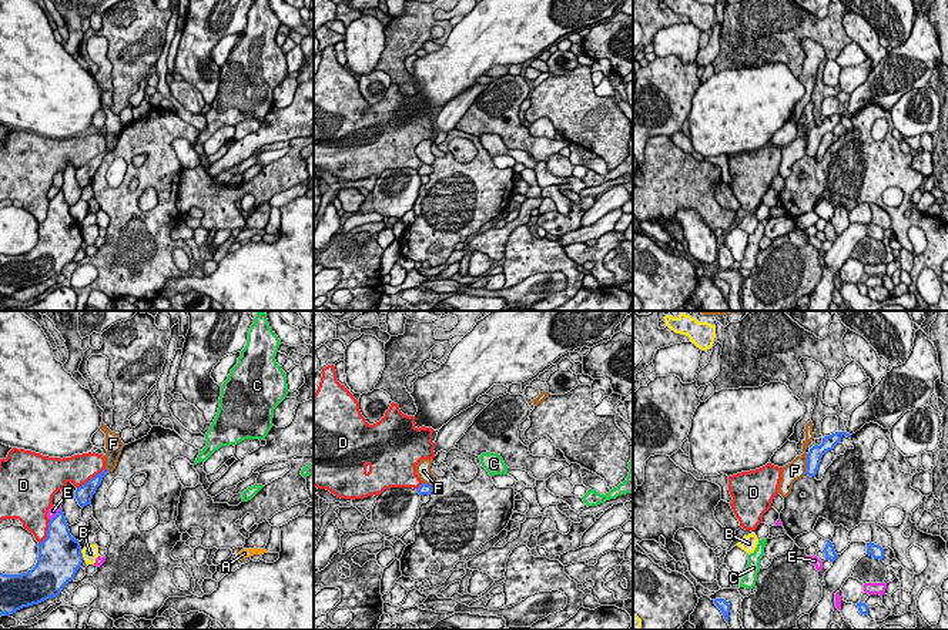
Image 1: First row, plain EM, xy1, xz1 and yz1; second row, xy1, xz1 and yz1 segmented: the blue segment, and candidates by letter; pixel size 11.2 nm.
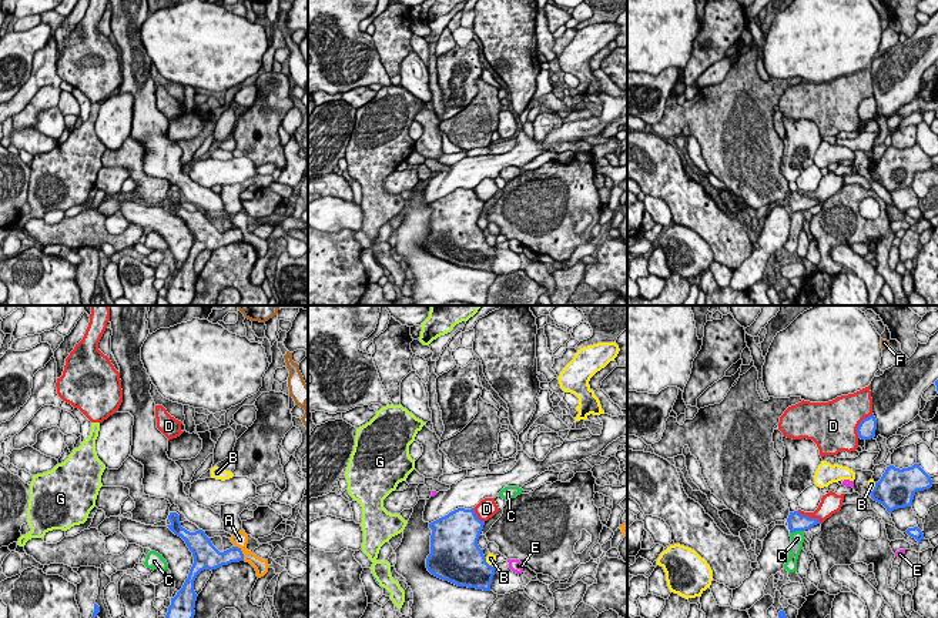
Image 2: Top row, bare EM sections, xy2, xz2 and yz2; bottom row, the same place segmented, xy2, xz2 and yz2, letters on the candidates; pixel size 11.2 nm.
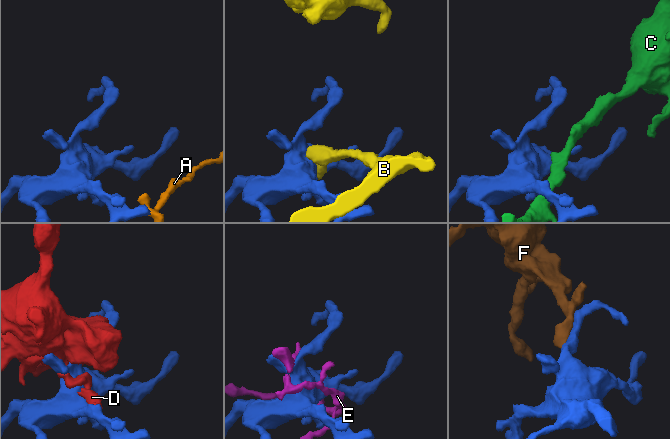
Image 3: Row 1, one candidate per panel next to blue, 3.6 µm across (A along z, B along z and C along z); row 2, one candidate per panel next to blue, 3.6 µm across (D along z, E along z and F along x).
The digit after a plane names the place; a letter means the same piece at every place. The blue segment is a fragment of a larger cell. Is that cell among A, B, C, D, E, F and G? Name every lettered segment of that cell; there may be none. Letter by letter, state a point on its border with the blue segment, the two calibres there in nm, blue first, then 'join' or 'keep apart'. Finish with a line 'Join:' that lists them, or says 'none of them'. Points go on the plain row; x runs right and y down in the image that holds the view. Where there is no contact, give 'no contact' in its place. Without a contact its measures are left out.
A: contact xy2 (241, 233); calibres 170 and 170 nm; keep apart
B: contact xy1 (81, 234); calibres 480 and 180 nm; keep apart
C: contact yz2 (796, 210); calibres 190 and 160 nm; keep apart
D: contact xy1 (91, 158); calibres 190 and 340 nm; keep apart
E: contact xy1 (57, 194); calibres 260 and 120 nm; keep apart
F: contact yz1 (807, 146); calibres 160 and 220 nm; keep apart
G: contact xz2 (377, 261); calibres 30 and 220 nm; keep apart
Join: none of them

